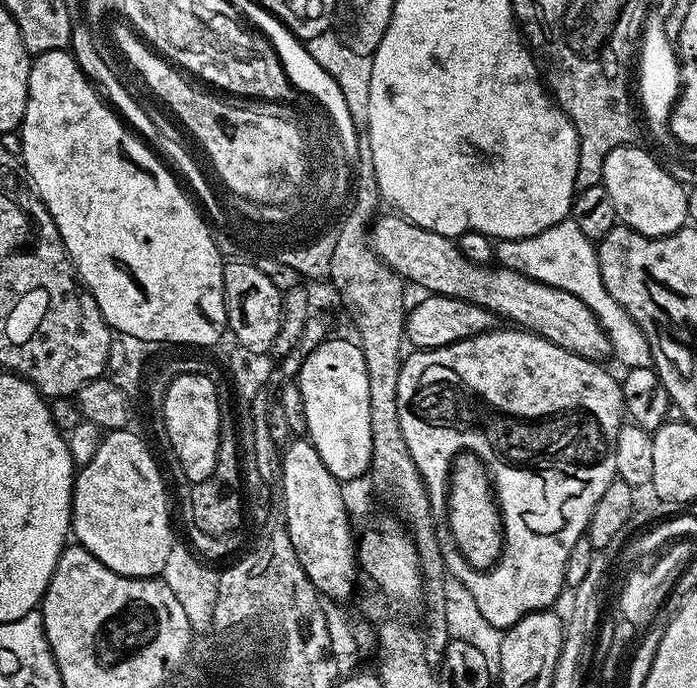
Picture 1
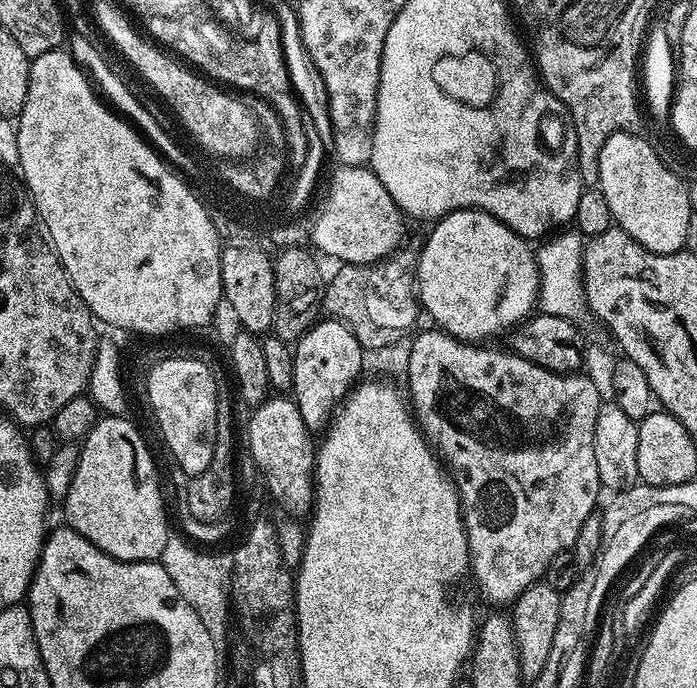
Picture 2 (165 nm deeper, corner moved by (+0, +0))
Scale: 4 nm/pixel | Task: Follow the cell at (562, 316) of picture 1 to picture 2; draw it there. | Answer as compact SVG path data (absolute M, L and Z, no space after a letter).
M337 167L328 184L328 197L316 216L316 225L310 228L310 240L316 243L315 251L342 258L344 264L375 264L391 257L404 236L406 217L390 198L386 186L372 173L371 167Z

